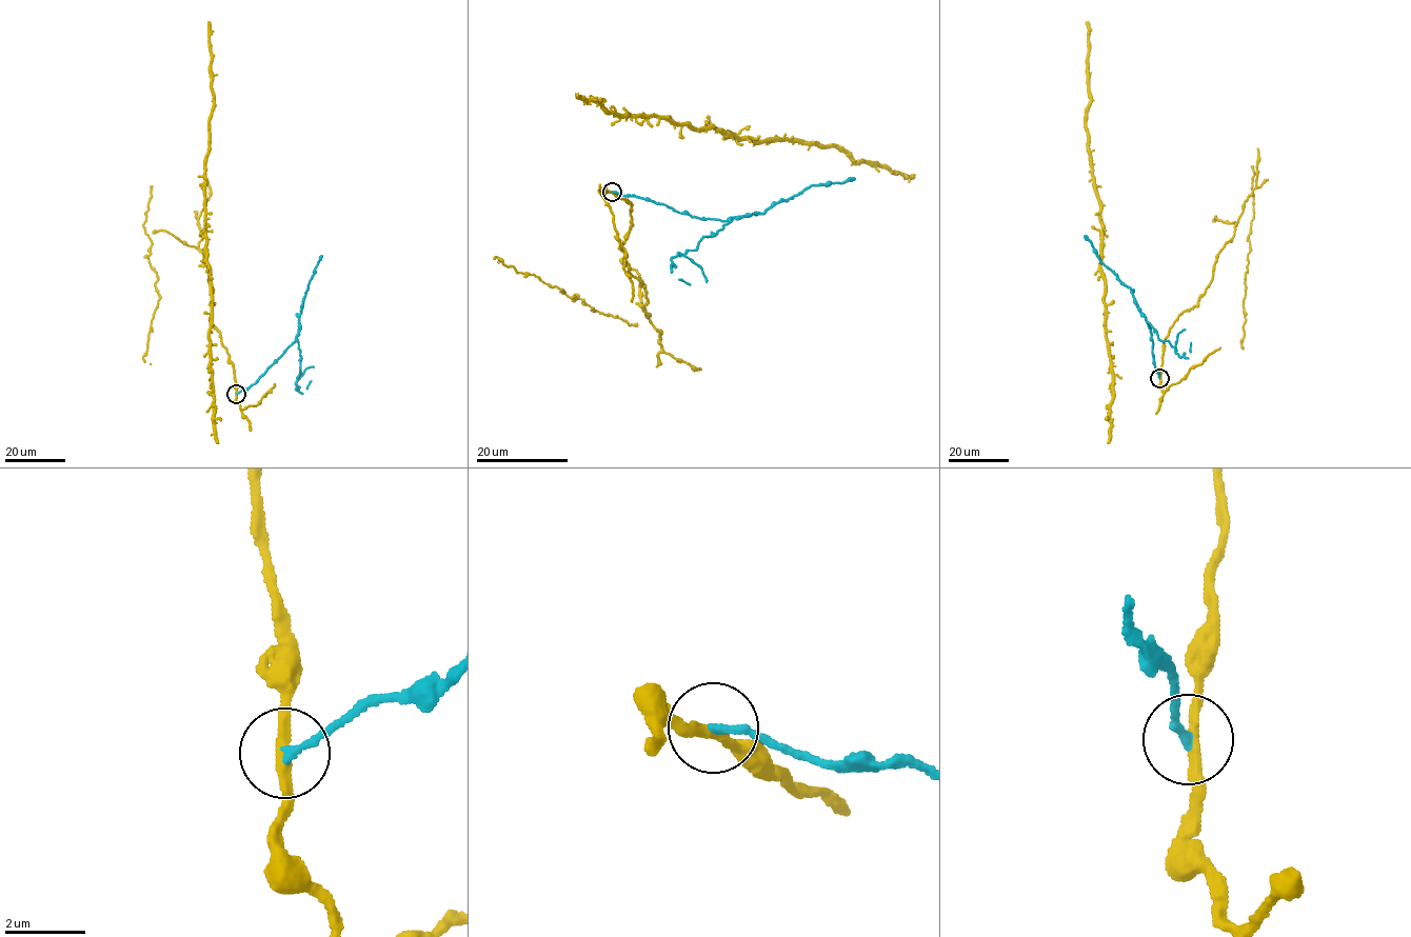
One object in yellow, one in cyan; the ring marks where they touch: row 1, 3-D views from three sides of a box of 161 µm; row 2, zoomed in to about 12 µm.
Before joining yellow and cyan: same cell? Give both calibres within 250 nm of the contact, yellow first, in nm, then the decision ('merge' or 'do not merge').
240 nm thick on the yellow side, 220 nm on the other; do not merge

